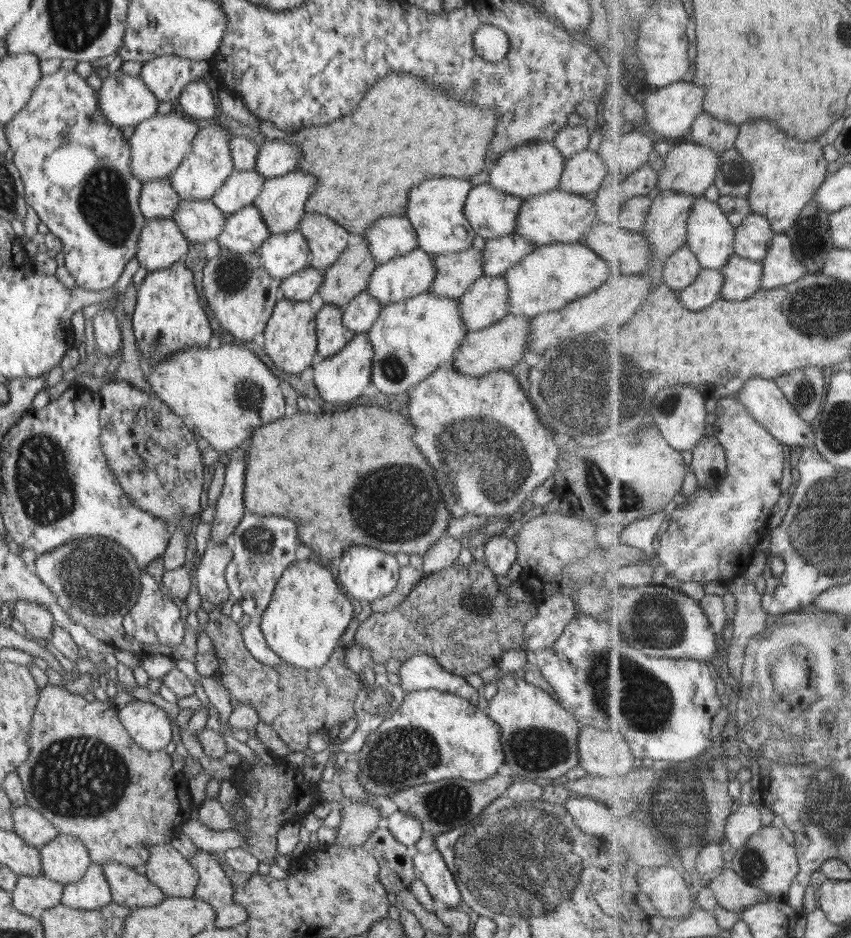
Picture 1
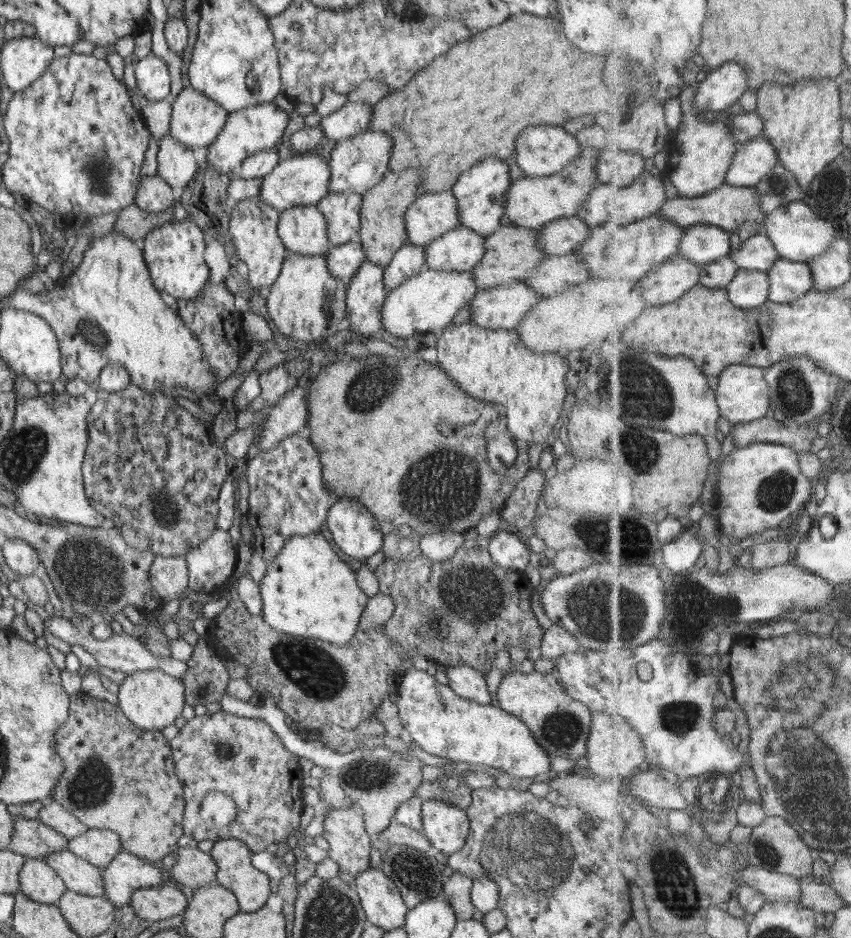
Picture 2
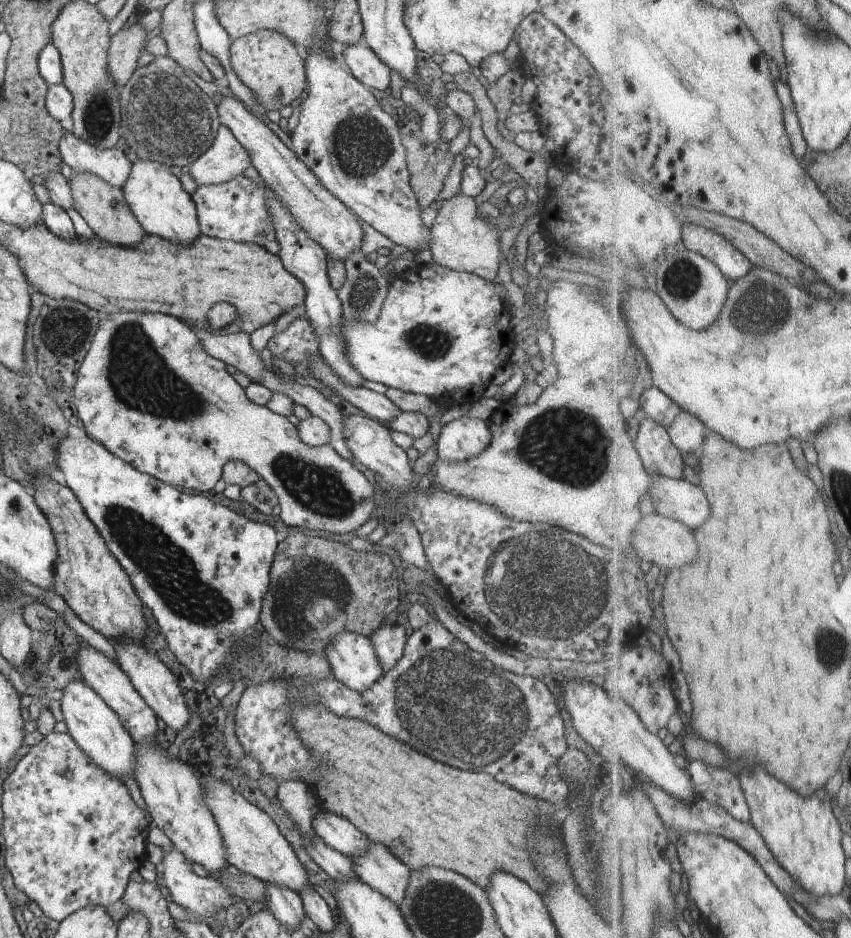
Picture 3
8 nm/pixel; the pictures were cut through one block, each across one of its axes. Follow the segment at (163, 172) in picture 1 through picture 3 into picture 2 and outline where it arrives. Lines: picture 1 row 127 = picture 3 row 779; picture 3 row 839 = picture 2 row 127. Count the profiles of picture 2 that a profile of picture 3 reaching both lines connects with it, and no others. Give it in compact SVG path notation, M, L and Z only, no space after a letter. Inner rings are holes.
M190 86L173 101L169 132L188 149L209 146L222 131L227 114L224 108Z

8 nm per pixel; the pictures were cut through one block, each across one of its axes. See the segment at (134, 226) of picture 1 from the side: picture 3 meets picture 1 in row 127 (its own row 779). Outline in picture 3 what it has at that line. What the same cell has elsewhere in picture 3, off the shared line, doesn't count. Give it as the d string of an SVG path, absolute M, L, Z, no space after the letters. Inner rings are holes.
M52 732L36 746L30 748L30 752L16 764L14 772L5 776L3 782L3 840L6 848L6 867L10 870L14 884L18 889L35 902L47 918L54 921L65 920L73 913L87 908L88 906L102 906L107 908L111 904L121 900L125 889L130 880L130 875L135 870L138 871L145 859L145 847L149 836L149 831L152 828L152 822L148 822L145 813L135 804L132 796L129 794L127 787L121 781L109 776L105 771L102 771L96 764L93 764L84 752L74 743L74 740L68 733Z

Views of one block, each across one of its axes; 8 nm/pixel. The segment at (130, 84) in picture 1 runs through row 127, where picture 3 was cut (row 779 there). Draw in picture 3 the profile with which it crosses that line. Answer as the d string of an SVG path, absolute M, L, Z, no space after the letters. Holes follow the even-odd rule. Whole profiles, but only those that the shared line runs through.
M83 680L73 681L62 689L62 713L68 727L68 734L81 752L102 771L122 783L135 776L137 762L135 741L120 723L118 716L104 703L104 700Z

